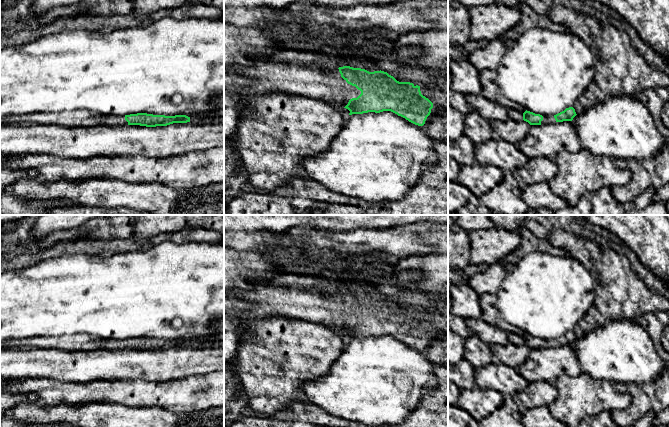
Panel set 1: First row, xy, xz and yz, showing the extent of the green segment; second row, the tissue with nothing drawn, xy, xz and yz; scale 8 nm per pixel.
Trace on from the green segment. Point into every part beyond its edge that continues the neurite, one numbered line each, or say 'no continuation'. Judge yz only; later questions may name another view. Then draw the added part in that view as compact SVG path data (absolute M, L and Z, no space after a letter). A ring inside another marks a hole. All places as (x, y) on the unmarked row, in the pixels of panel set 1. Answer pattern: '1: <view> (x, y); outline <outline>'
1: yz (550, 343); outline M554 339L547 340L545 343L541 345L541 349L544 348L556 348L556 344L554 342Z

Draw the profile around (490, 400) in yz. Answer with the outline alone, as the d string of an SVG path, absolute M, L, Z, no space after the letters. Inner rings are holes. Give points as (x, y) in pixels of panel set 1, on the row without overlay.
M476 384L472 389L460 389L456 405L471 414L478 422L498 409L504 396L496 390L482 390Z

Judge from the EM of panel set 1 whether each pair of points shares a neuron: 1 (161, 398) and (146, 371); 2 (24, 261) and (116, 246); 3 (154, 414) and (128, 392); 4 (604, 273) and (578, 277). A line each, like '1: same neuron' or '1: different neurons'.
1: different neurons
2: same neuron
3: different neurons
4: different neurons

